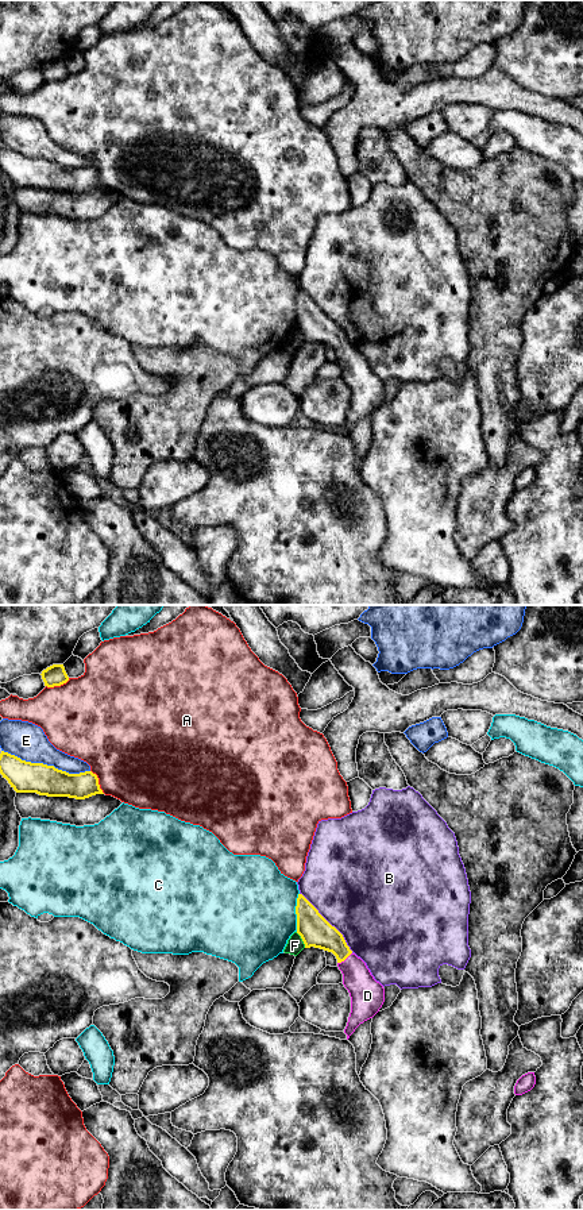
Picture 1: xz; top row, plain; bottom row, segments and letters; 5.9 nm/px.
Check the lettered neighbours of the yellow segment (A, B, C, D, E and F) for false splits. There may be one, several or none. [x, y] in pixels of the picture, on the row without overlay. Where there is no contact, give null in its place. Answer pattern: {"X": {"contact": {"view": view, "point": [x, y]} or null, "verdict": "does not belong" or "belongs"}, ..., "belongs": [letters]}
{"A": {"contact": {"view": "xz", "point": [57, 80]}, "verdict": "does not belong"}, "B": {"contact": {"view": "xz", "point": [328, 318]}, "verdict": "does not belong"}, "C": {"contact": {"view": "xz", "point": [296, 307]}, "verdict": "does not belong"}, "D": {"contact": {"view": "xz", "point": [344, 354]}, "verdict": "belongs"}, "E": {"contact": {"view": "xz", "point": [46, 160]}, "verdict": "does not belong"}, "F": {"contact": {"view": "xz", "point": [302, 335]}, "verdict": "does not belong"}, "belongs": ["D"]}

